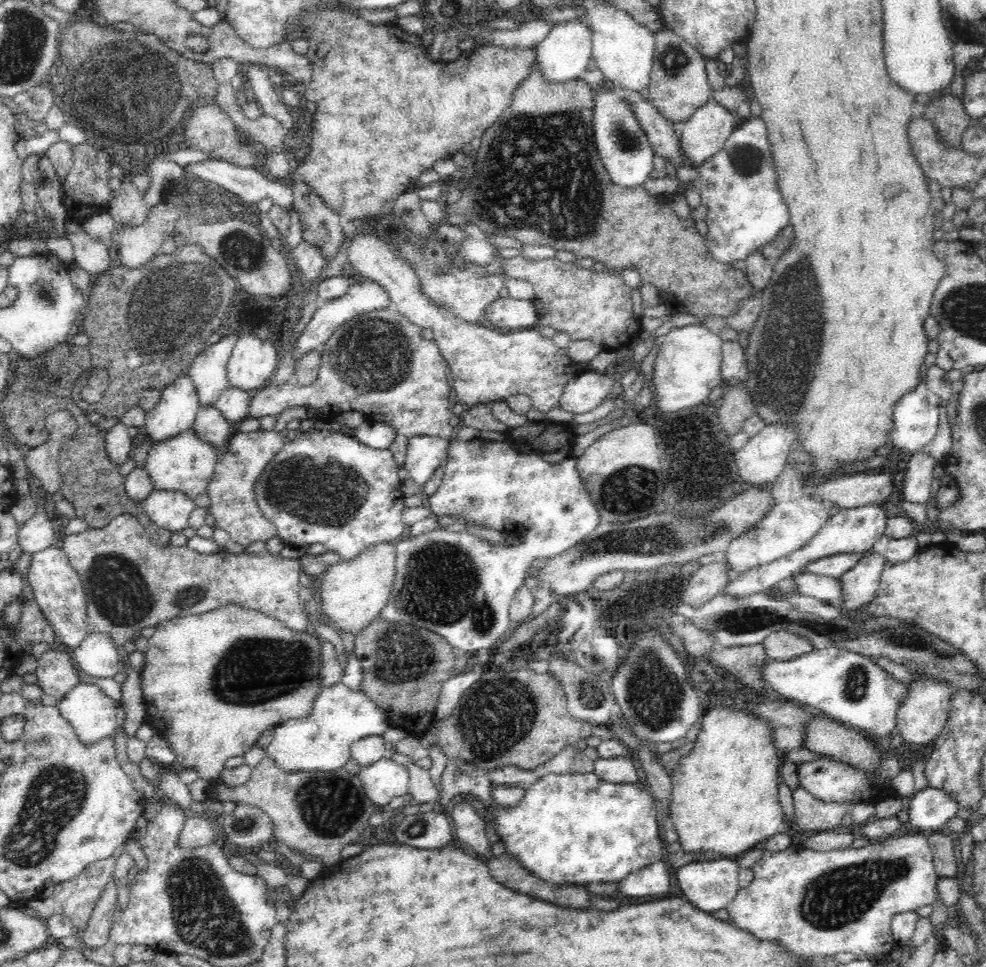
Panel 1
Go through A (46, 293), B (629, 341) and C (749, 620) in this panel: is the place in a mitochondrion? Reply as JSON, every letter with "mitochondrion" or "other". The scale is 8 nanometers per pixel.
{"A":"mitochondrion","B":"other","C":"mitochondrion"}

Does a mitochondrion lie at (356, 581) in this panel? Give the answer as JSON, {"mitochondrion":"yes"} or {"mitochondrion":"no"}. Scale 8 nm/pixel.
{"mitochondrion":"no"}

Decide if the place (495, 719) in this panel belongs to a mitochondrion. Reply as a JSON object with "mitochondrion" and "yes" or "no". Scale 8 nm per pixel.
{"mitochondrion":"yes"}

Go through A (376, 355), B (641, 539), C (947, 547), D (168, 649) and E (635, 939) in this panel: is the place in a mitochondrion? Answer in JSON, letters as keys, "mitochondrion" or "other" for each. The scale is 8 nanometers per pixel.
{"A":"mitochondrion","B":"mitochondrion","C":"other","D":"other","E":"other"}

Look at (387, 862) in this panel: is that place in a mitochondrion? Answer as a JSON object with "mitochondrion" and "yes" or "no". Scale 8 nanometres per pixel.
{"mitochondrion":"no"}

